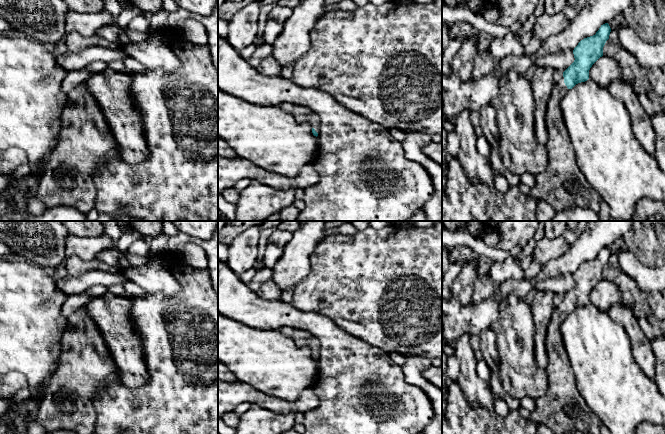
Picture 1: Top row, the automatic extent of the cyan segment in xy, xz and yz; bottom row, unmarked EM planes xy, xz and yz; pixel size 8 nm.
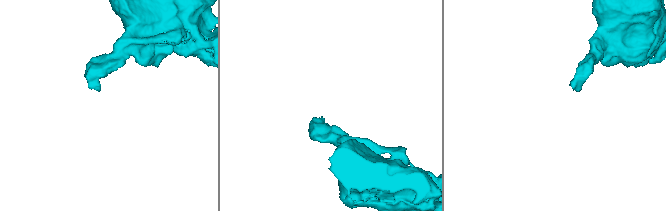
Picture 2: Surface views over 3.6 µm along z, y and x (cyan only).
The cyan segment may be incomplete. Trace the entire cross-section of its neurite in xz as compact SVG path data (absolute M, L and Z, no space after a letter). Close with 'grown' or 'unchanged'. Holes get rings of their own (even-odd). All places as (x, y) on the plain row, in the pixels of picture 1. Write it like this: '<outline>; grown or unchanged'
M295 328L293 334L293 340L296 345L309 347L312 351L312 357L314 360L318 360L320 352L320 344L318 339L316 339L310 332L303 329Z; grown

